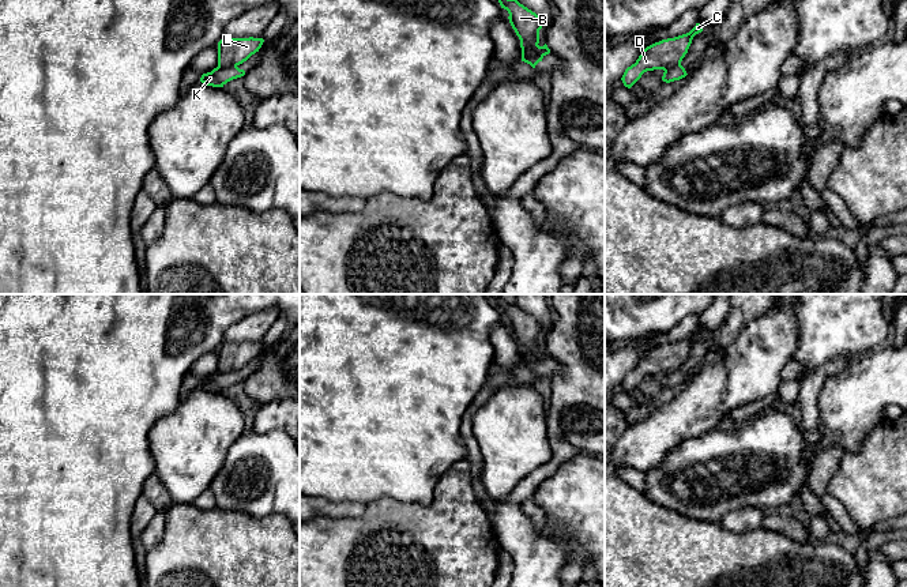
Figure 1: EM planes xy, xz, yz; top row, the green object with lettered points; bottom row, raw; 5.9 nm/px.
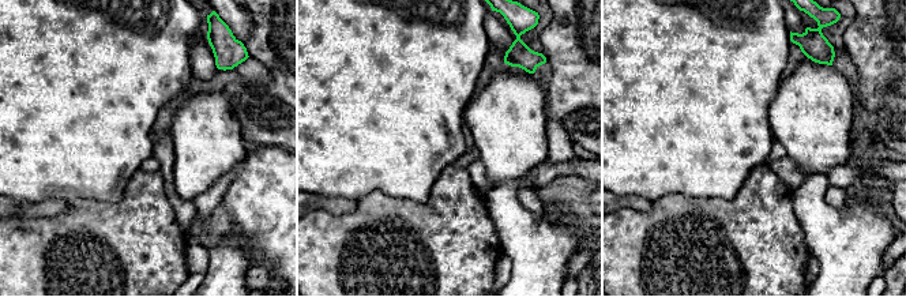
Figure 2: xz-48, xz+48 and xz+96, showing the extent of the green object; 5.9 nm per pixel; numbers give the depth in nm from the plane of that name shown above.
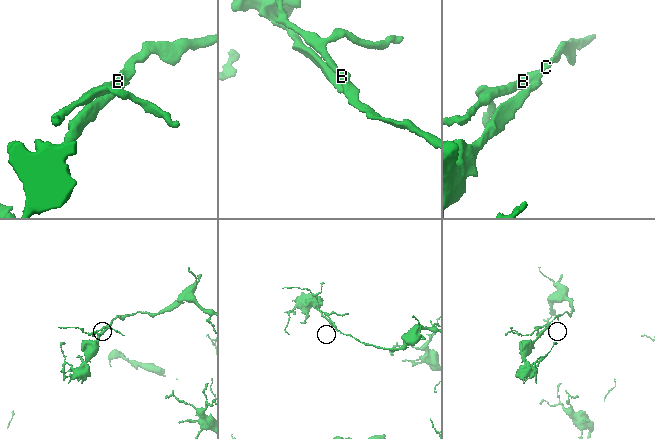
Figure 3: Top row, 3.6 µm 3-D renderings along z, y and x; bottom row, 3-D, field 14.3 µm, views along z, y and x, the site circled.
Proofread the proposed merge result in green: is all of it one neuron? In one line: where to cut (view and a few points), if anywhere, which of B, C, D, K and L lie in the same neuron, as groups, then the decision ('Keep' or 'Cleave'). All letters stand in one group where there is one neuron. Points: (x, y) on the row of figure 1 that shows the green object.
Split along xz (522, 48), (527, 56), (542, 56). Groups: B C D L / K. Cleave

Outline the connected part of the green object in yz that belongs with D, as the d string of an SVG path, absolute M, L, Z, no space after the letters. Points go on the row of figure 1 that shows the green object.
M696 23L696 26L686 34L662 39L647 46L636 63L625 69L621 78L624 86L631 89L647 71L666 71L677 64L681 64L682 59L688 53L693 37L701 31L703 26Z

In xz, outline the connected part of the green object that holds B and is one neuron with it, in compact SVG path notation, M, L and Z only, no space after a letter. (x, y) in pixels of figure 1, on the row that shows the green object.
M498 0L501 8L507 10L509 23L520 39L520 48L527 57L546 56L550 49L545 44L539 46L541 19L535 12L520 4L518 0Z

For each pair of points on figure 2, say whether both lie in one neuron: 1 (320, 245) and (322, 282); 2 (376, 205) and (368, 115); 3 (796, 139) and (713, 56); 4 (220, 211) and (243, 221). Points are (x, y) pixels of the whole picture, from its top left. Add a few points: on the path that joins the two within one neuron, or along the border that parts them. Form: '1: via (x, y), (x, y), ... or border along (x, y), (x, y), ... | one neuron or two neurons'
1: via (320, 255), (322, 273) | one neuron
2: border along (406, 198), (368, 194), (357, 202) | two neurons
3: border along (779, 82), (769, 106), (769, 126), (774, 141) | two neurons
4: border along (221, 203), (230, 217), (230, 233) | two neurons

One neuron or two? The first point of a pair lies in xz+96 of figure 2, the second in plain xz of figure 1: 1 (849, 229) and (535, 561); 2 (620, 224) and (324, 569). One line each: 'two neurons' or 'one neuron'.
1: one neuron
2: one neuron

